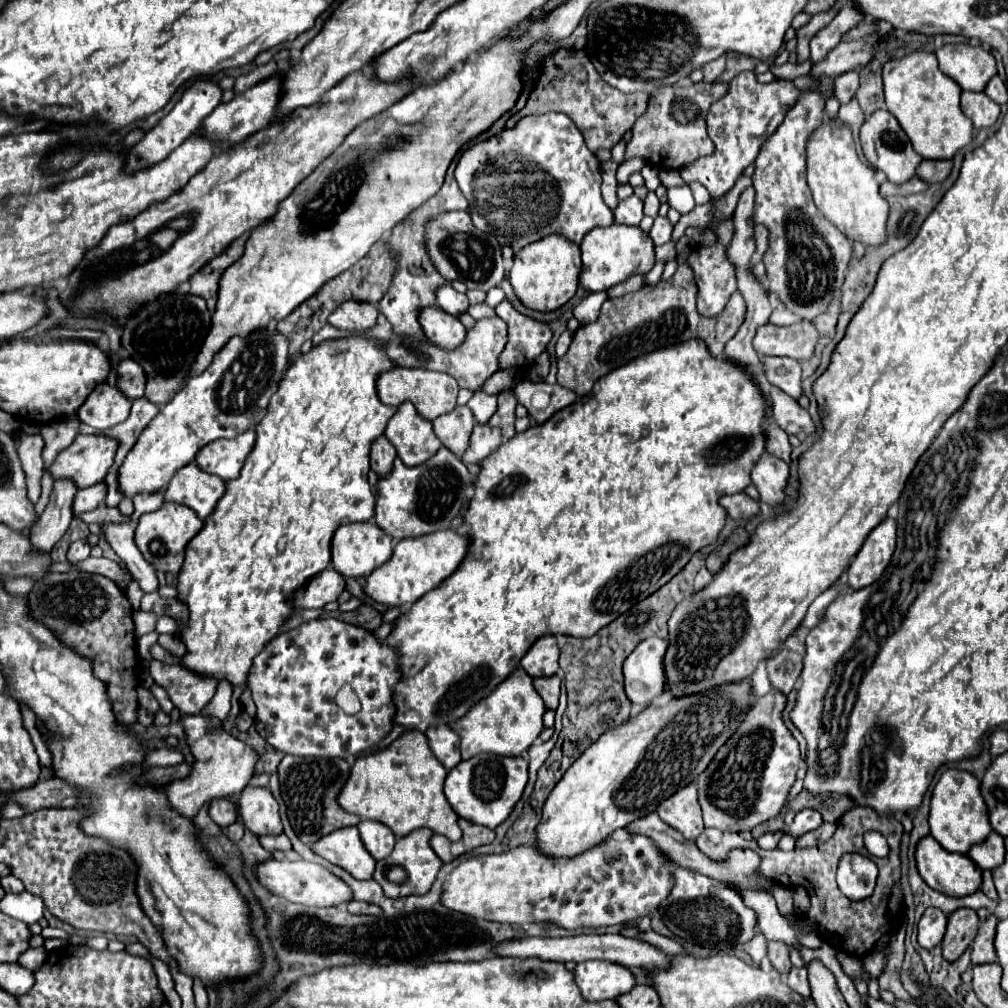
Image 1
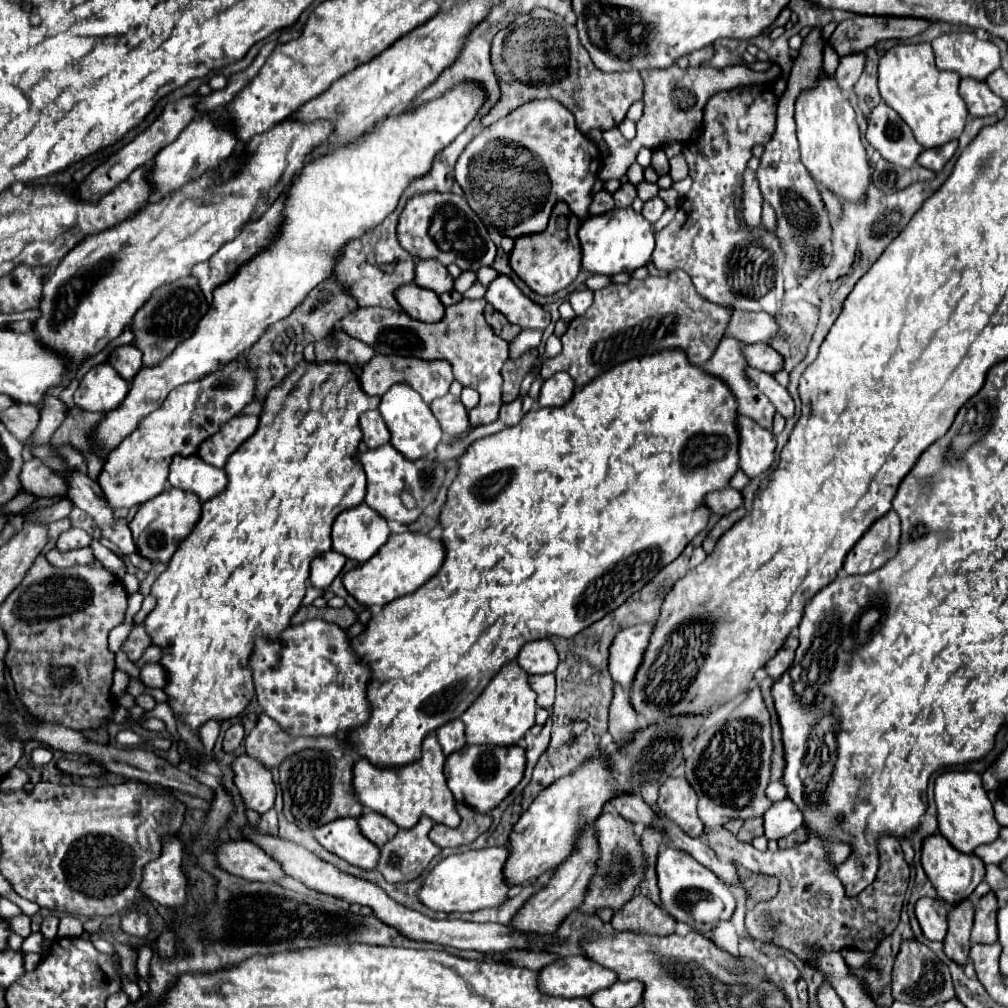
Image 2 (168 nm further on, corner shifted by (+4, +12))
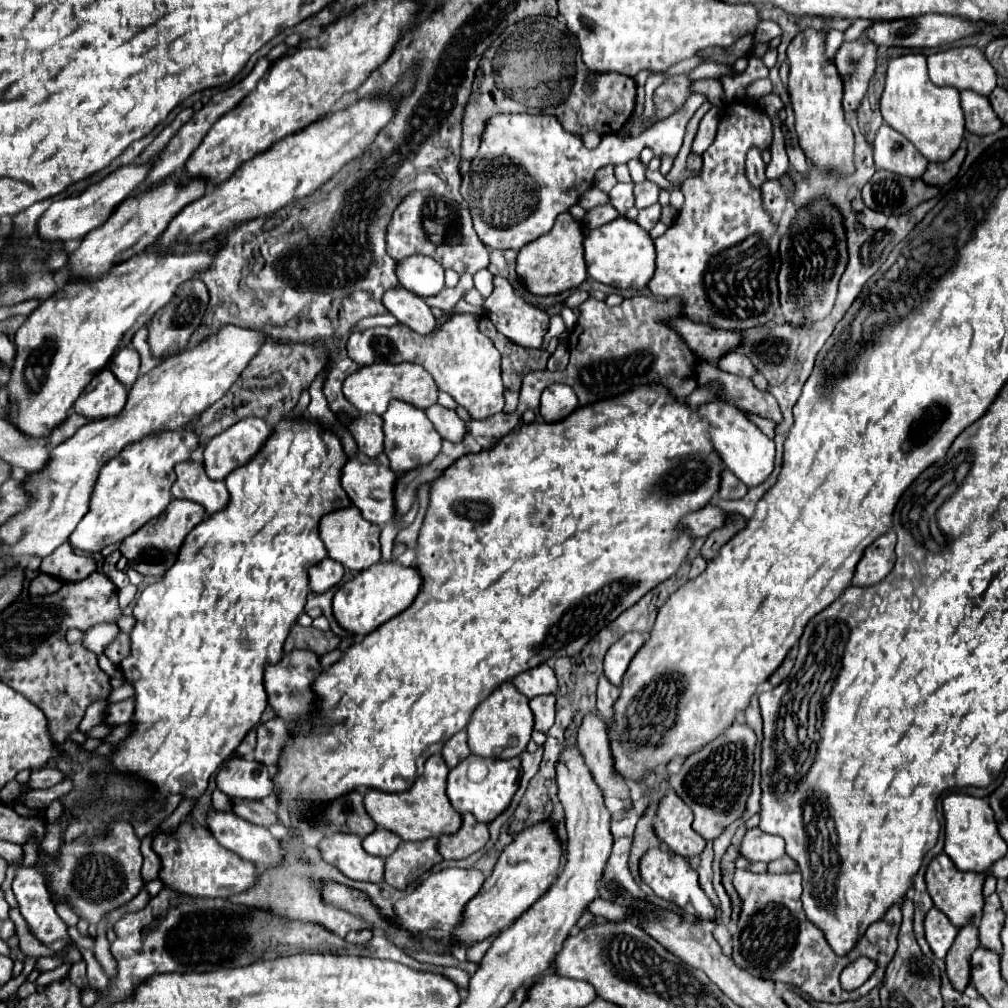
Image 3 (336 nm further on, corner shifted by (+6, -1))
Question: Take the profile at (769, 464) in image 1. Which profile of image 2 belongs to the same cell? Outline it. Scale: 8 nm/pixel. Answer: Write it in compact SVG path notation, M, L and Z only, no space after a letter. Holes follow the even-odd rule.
M740 413L736 415L736 425L740 433L740 469L752 479L772 465L776 439L768 429L756 425L756 421Z

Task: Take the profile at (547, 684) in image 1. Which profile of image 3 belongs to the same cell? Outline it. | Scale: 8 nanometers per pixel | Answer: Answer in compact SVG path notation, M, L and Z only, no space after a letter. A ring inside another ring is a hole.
M536 696L530 700L530 708L534 712L534 730L546 732L554 724L554 696Z

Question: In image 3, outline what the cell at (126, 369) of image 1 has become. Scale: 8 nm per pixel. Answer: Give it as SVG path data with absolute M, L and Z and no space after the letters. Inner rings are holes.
M132 346L122 348L108 364L108 368L112 370L112 374L124 384L124 386L132 386L138 378L138 368L140 368L140 356Z

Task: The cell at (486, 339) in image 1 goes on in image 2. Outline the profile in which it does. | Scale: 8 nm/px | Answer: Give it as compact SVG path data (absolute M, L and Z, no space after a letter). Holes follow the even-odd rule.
M462 299L456 305L446 307L444 317L438 323L422 323L412 319L406 311L394 311L384 307L362 307L340 321L342 331L350 337L370 345L376 353L384 355L410 355L420 359L444 359L452 365L456 381L464 387L472 387L480 393L480 403L470 415L472 425L486 425L498 419L502 407L502 365L508 361L508 343L494 335L494 329L484 319L484 299Z

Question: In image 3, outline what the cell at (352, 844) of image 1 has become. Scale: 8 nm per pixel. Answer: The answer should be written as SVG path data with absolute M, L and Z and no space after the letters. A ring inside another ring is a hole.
M334 834L318 844L322 858L336 866L344 876L362 882L382 882L384 860L368 854L362 848L362 838L356 834Z

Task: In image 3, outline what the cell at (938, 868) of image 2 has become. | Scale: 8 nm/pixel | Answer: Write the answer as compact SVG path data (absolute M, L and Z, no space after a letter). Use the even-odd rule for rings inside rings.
M942 852L938 854L928 870L926 870L926 886L928 892L934 900L934 906L944 912L948 916L948 920L960 928L970 924L978 924L978 918L982 916L982 906L984 906L984 898L982 898L982 886L984 886L984 874L980 872L962 872L954 866L954 862Z

